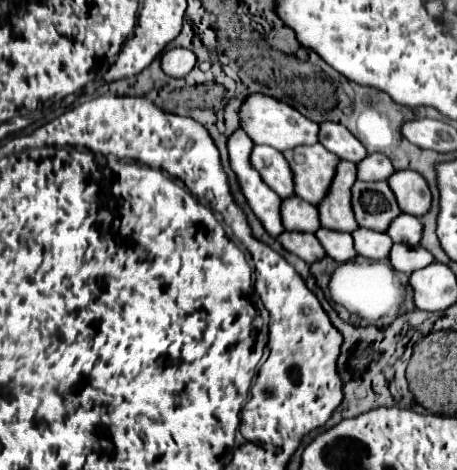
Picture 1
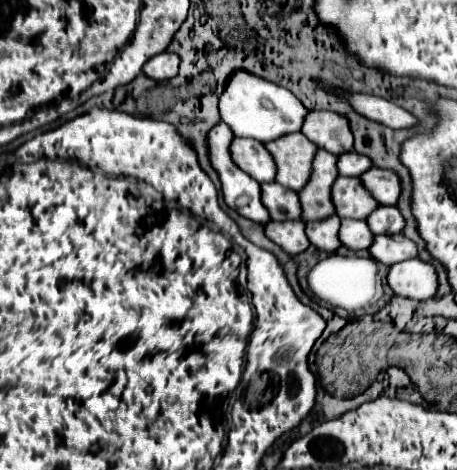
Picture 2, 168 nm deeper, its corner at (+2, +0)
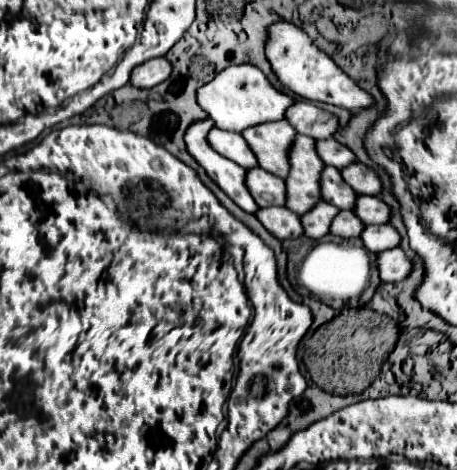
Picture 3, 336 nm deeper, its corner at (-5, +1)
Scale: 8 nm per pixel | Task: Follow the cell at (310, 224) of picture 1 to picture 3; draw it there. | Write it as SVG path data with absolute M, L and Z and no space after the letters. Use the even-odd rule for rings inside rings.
M249 168L247 170L247 190L251 192L253 200L265 206L285 206L285 182L283 178L271 176L263 172L263 168Z

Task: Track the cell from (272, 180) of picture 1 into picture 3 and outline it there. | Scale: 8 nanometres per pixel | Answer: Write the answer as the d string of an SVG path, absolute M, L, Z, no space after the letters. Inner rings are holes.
M211 128L211 132L207 134L207 142L211 144L211 148L215 148L215 152L219 152L221 156L233 160L243 168L257 166L255 154L249 150L247 142L235 132L223 132L219 128Z

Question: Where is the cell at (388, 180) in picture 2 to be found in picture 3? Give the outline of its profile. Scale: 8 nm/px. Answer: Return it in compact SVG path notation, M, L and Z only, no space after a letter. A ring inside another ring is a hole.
M353 162L347 168L341 168L341 176L357 194L377 196L381 192L379 176L371 168L367 168L359 162Z

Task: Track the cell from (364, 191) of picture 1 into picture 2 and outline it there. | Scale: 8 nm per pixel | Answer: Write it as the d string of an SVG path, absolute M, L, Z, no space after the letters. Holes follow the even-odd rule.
M338 177L332 187L332 201L340 219L366 219L368 213L380 205L372 193L364 189L360 177Z

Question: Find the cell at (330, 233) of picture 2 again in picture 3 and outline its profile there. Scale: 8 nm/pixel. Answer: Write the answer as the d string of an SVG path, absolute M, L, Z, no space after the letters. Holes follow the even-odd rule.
M319 200L319 204L315 204L315 208L311 208L311 212L307 212L307 216L301 216L301 224L303 224L303 234L309 238L323 238L325 234L329 234L329 226L333 222L333 218L337 216L339 208L335 208L333 204L327 204L325 200Z

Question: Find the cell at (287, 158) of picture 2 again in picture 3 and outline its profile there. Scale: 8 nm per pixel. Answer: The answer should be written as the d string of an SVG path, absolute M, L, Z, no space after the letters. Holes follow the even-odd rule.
M277 120L271 124L257 124L255 128L245 128L241 132L243 140L247 140L247 146L255 150L259 168L279 178L285 178L289 172L287 152L295 134L297 134L295 128L285 120Z

